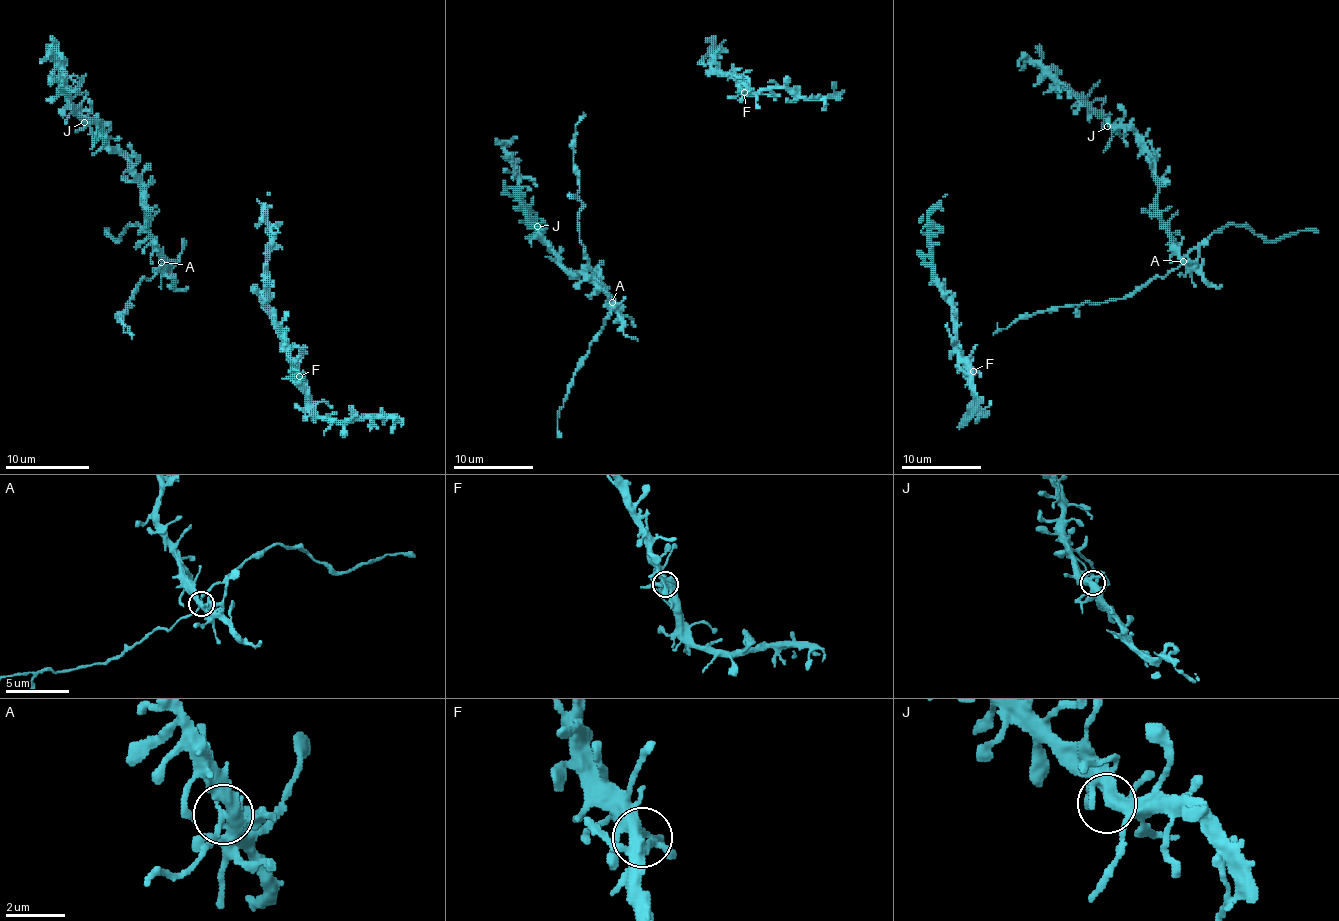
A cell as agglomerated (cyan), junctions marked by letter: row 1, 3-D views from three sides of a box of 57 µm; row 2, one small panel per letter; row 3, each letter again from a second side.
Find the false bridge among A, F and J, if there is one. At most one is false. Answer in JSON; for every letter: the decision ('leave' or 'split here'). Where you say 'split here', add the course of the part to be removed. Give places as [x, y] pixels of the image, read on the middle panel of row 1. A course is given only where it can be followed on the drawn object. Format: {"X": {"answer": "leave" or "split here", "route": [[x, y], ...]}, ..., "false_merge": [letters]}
{"A": {"answer": "split here", "route": [[611, 303], [607, 289], [587, 265], [579, 241], [581, 200], [573, 140], [583, 112]]}, "F": {"answer": "leave"}, "J": {"answer": "leave"}, "false_merge": ["A"]}

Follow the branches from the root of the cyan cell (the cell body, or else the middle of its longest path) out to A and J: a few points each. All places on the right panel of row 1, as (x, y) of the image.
A: (1073, 305), (1124, 299), (1154, 279), (1174, 271), (1184, 261)
J: (1073, 305), (1124, 299), (1182, 263), (1180, 249), (1156, 208), (1154, 156), (1130, 128), (1107, 126)

